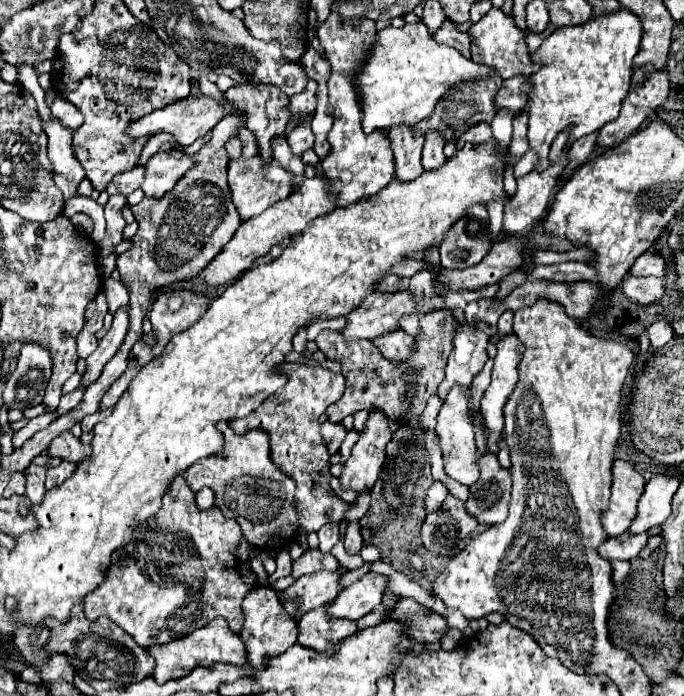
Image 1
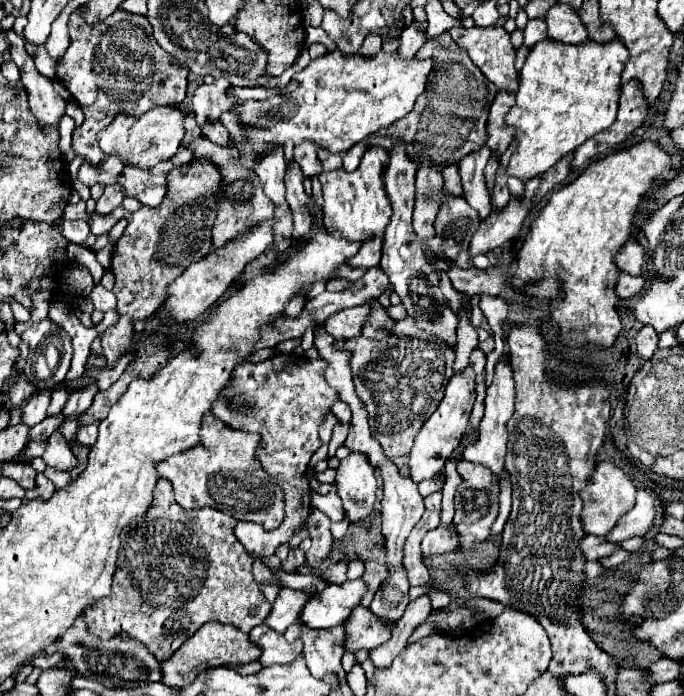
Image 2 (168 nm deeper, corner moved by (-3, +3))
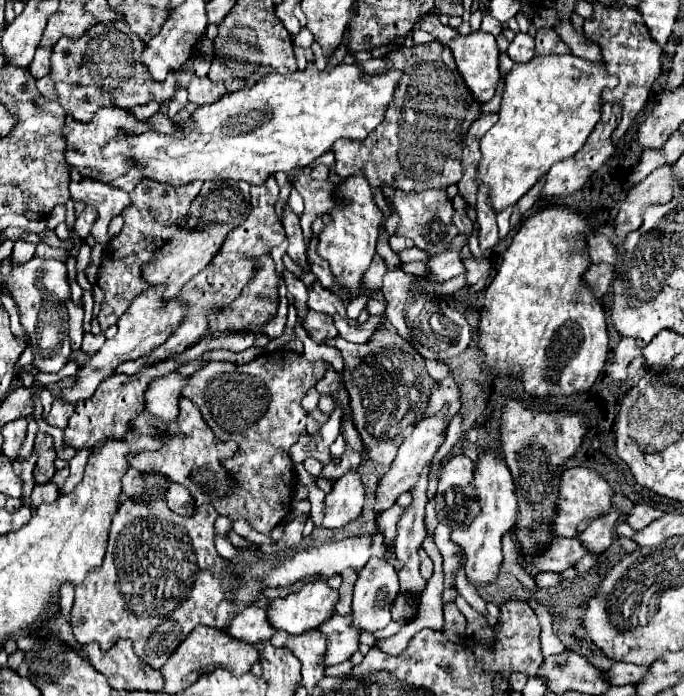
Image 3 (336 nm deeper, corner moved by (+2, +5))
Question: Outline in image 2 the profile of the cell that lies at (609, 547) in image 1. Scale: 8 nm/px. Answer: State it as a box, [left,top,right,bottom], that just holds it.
[582,534,620,560]

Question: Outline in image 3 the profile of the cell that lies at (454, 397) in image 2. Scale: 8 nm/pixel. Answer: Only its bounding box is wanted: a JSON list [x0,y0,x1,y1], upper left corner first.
[373,416,445,516]

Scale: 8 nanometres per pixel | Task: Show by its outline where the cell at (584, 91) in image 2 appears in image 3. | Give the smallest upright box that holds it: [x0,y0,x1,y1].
[475,56,607,212]

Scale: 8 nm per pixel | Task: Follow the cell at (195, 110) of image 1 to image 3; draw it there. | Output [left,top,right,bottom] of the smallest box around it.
[63,108,145,184]

